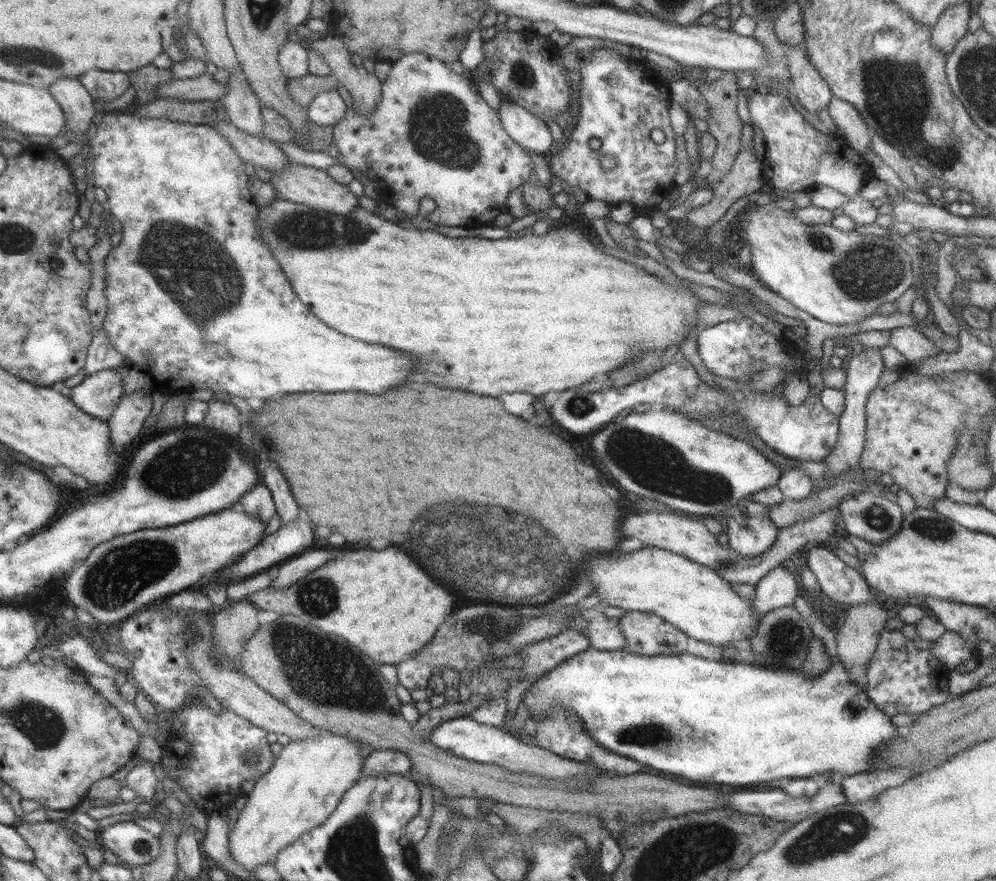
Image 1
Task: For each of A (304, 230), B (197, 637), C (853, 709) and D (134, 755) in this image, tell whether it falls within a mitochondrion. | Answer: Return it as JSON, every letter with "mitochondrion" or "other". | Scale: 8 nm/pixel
{"A":"mitochondrion","B":"mitochondrion","C":"other","D":"other"}

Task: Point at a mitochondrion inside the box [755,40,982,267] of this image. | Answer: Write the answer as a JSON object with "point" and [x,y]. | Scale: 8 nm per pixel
{"point":[898,97]}

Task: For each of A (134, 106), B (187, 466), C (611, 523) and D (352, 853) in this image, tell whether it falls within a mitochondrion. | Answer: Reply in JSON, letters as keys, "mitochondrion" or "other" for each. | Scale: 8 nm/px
{"A":"other","B":"mitochondrion","C":"other","D":"mitochondrion"}

